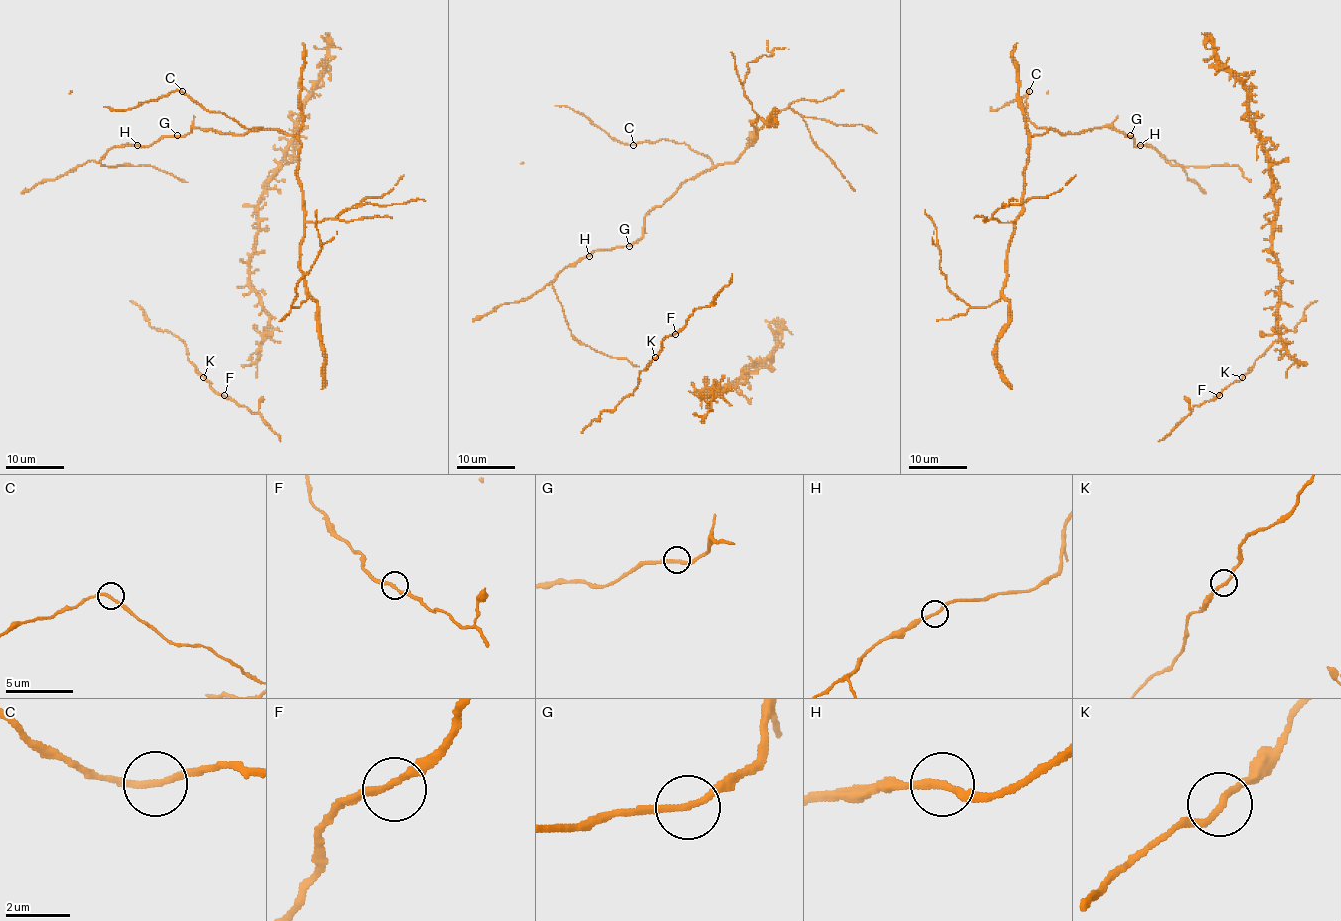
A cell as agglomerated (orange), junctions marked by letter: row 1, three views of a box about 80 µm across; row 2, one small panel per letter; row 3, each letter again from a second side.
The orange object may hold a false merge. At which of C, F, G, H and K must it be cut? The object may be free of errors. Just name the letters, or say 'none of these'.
none of these

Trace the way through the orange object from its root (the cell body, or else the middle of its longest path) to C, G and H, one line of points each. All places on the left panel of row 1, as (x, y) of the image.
C: (101, 160), (114, 147), (151, 146), (185, 137), (192, 127), (227, 134), (261, 128), (208, 111), (182, 91)
G: (101, 160), (114, 147), (151, 146), (164, 137), (177, 135)
H: (101, 160), (114, 147), (137, 144)

